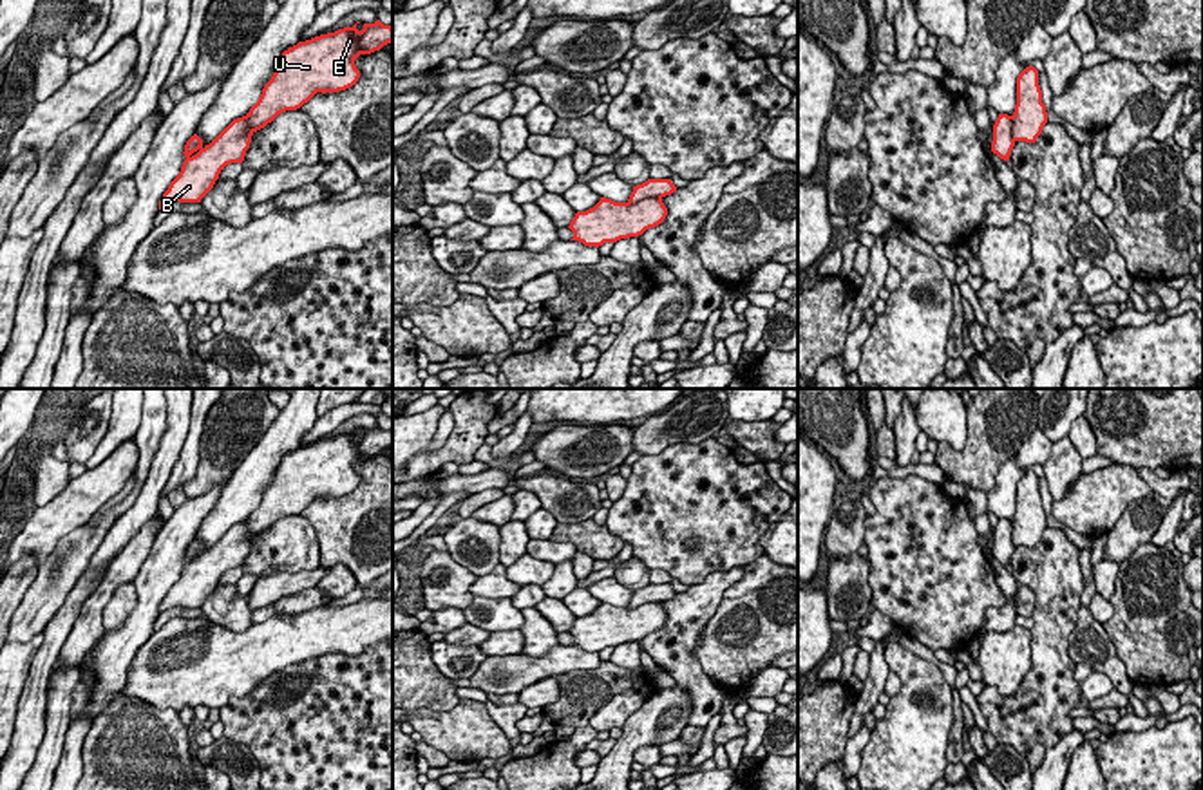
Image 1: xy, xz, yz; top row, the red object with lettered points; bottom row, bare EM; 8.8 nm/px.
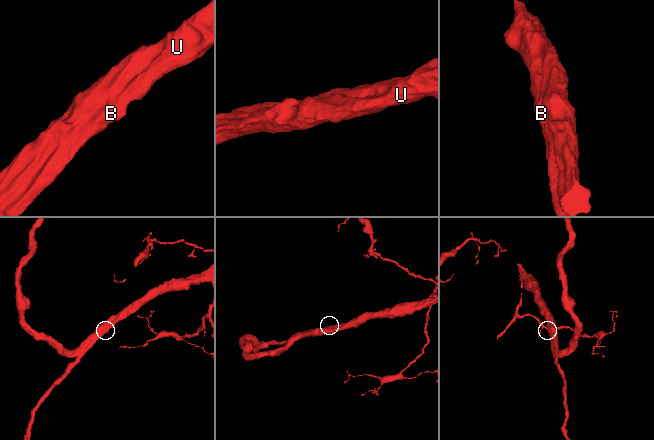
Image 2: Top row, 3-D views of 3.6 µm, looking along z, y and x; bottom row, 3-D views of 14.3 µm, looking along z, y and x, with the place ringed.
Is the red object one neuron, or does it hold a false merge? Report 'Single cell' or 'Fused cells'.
Single cell

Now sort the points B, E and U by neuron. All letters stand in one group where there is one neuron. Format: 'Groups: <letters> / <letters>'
Groups: B E U

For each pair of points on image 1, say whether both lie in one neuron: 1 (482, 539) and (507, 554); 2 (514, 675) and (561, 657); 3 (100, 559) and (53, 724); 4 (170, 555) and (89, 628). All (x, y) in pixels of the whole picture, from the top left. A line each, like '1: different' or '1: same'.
1: different
2: same
3: different
4: different

